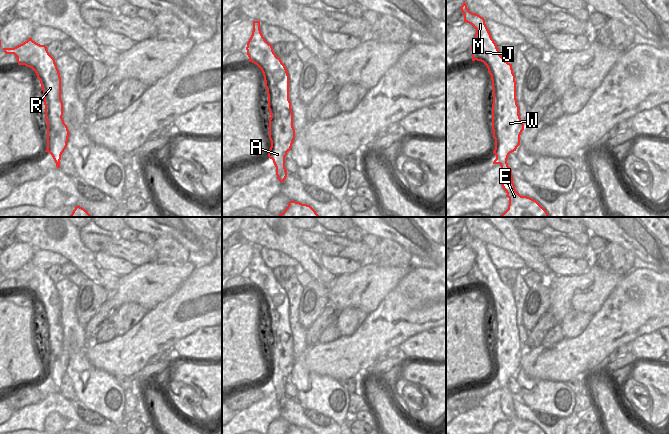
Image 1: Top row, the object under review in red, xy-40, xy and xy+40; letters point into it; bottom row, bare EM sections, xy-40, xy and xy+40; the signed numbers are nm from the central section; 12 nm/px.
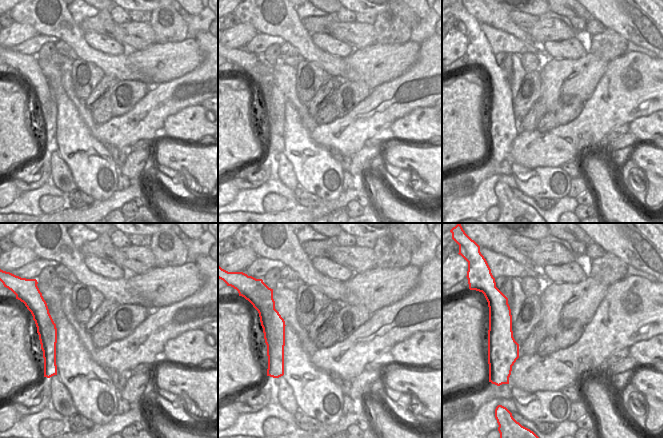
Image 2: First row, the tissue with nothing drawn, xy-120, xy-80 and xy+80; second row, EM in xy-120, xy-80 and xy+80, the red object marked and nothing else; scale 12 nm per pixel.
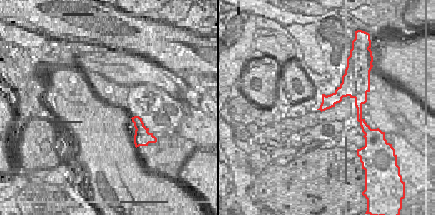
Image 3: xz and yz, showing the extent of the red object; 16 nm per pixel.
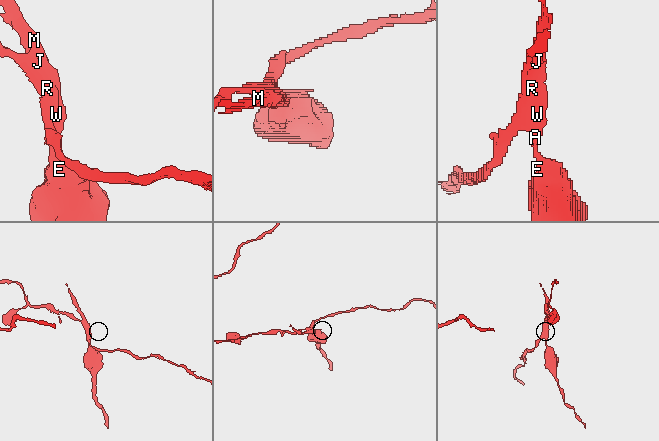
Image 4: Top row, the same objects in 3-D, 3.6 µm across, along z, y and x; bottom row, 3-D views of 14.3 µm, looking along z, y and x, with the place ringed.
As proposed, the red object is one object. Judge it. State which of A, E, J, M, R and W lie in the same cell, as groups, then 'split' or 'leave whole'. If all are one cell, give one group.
A E J M W / R; split

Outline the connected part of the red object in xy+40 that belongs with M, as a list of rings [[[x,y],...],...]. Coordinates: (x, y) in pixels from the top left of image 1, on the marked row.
[[[464,1],[460,10],[464,15],[464,22],[471,24],[476,29],[476,34],[471,46],[472,61],[485,62],[489,58],[496,58],[505,69],[505,119],[492,122],[496,159],[493,164],[501,166],[500,182],[509,198],[508,209],[497,217],[549,217],[547,211],[534,199],[521,196],[513,183],[512,169],[508,166],[507,159],[510,153],[516,151],[520,145],[520,135],[524,124],[519,115],[519,106],[516,99],[516,81],[512,64],[500,55],[498,46],[491,37],[485,24],[485,19],[467,8]]]

